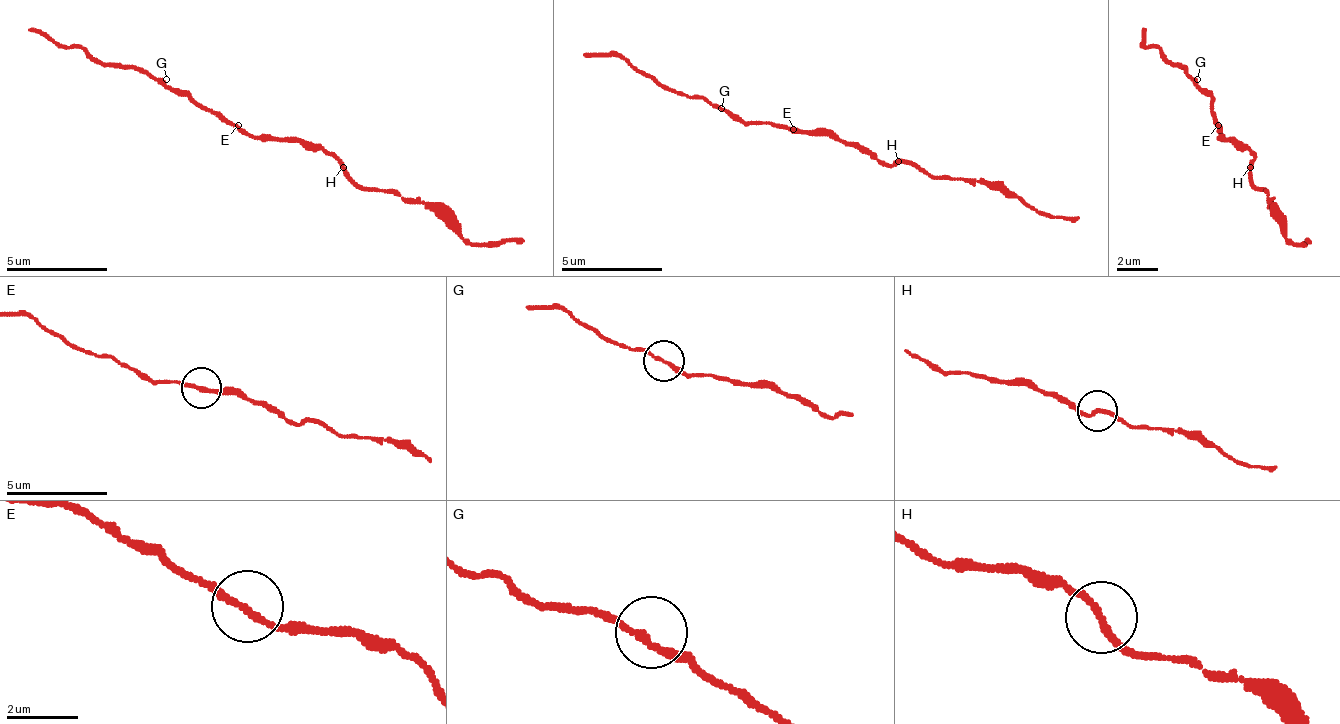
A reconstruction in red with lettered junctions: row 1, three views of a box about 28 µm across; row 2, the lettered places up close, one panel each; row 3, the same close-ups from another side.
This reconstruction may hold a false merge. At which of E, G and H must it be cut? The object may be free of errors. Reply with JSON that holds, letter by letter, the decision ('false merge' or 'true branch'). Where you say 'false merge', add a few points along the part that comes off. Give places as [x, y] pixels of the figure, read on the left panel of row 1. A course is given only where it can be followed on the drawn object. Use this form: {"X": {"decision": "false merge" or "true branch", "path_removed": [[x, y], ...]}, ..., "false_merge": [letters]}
{"E": {"decision": "true branch"}, "G": {"decision": "true branch"}, "H": {"decision": "true branch"}, "false_merge": []}

